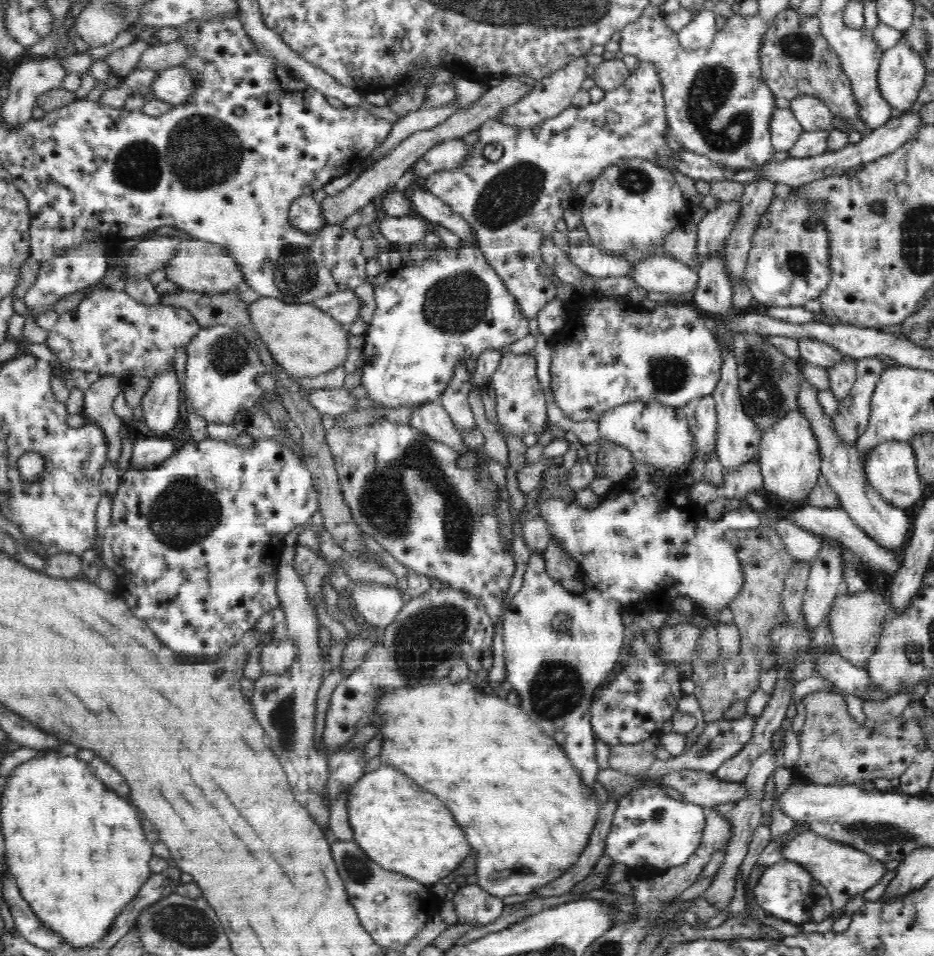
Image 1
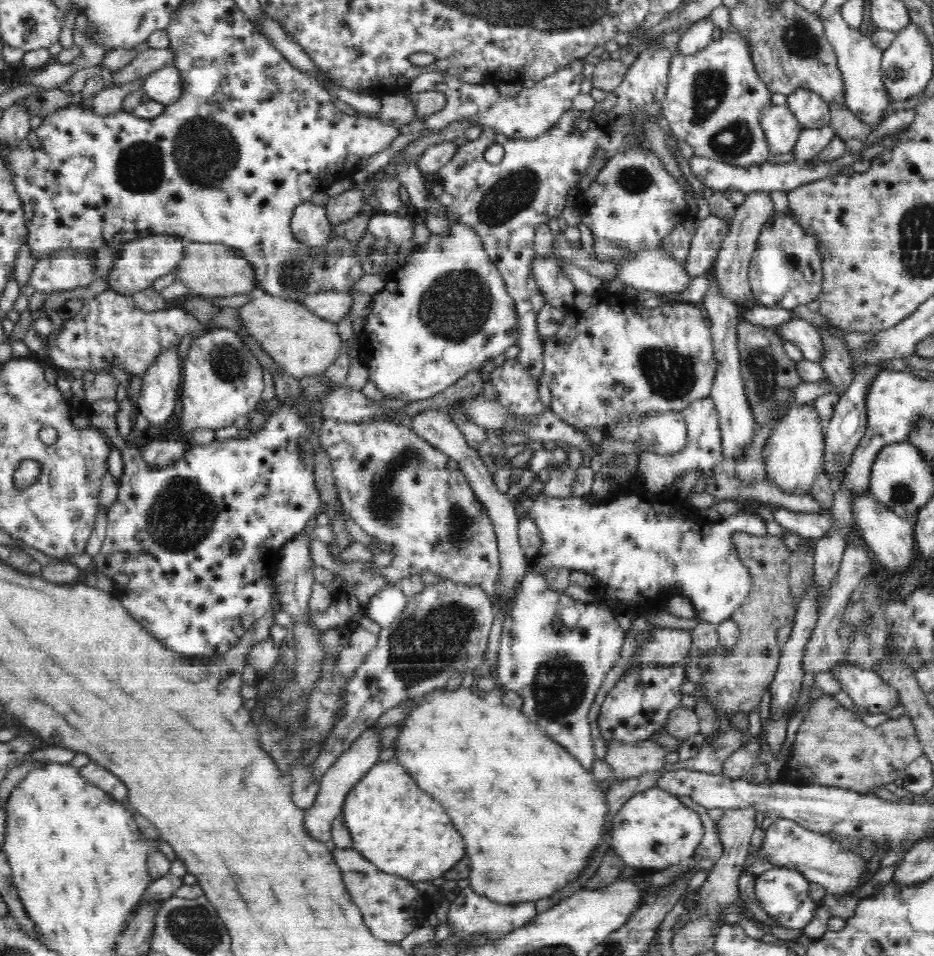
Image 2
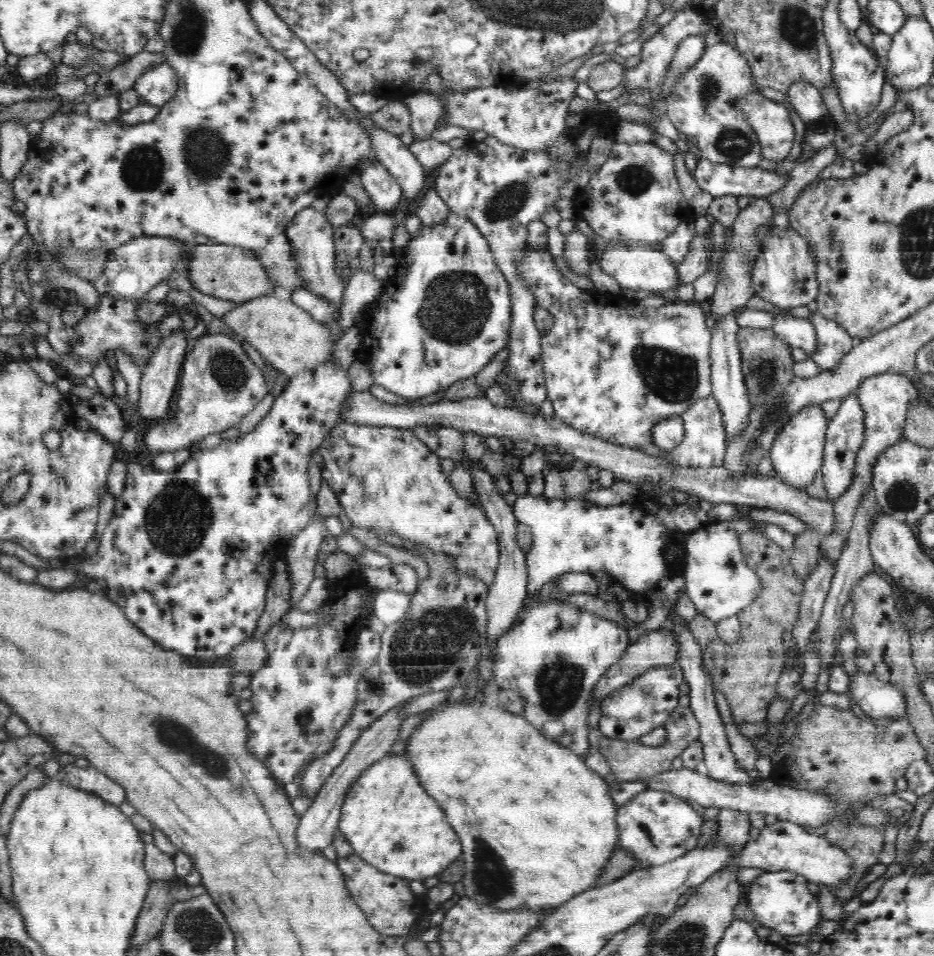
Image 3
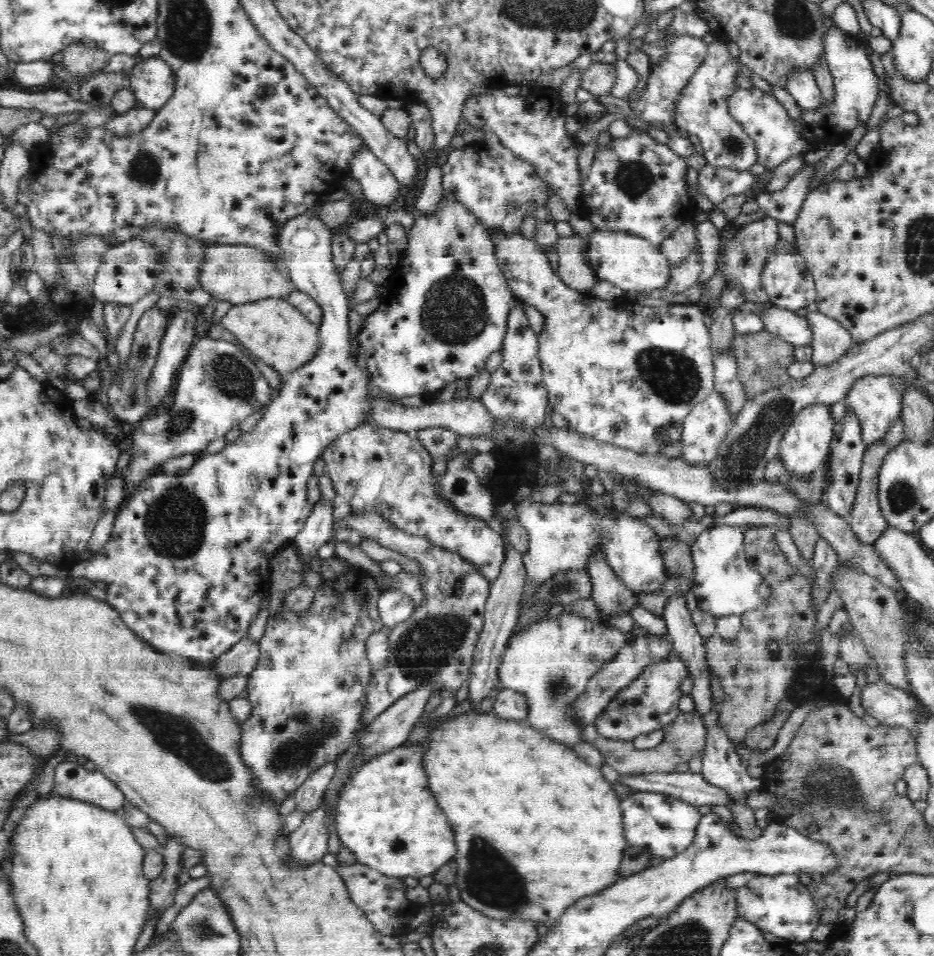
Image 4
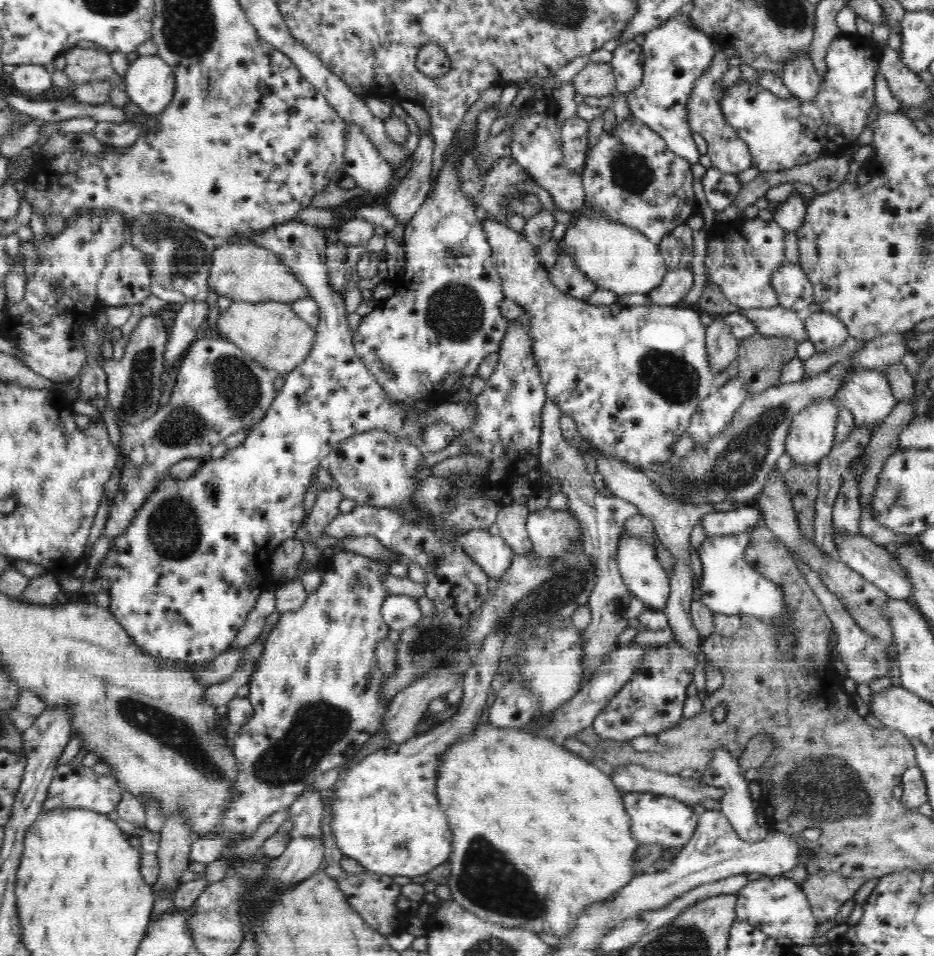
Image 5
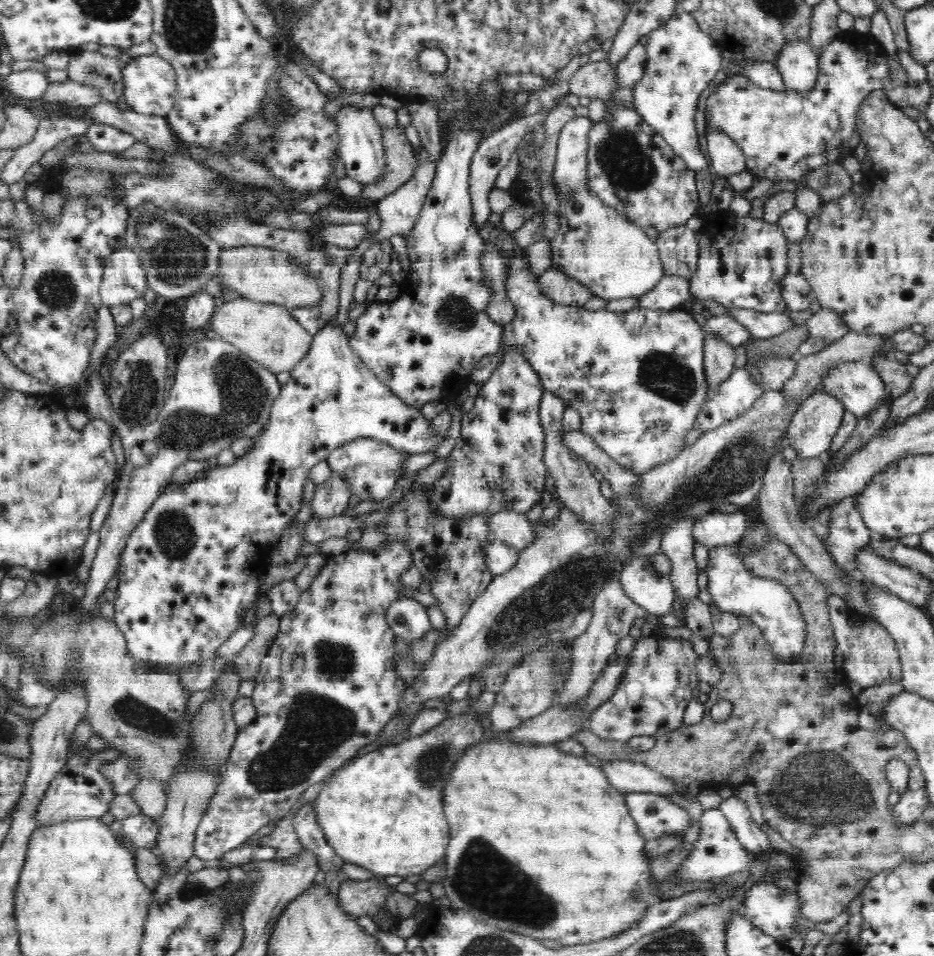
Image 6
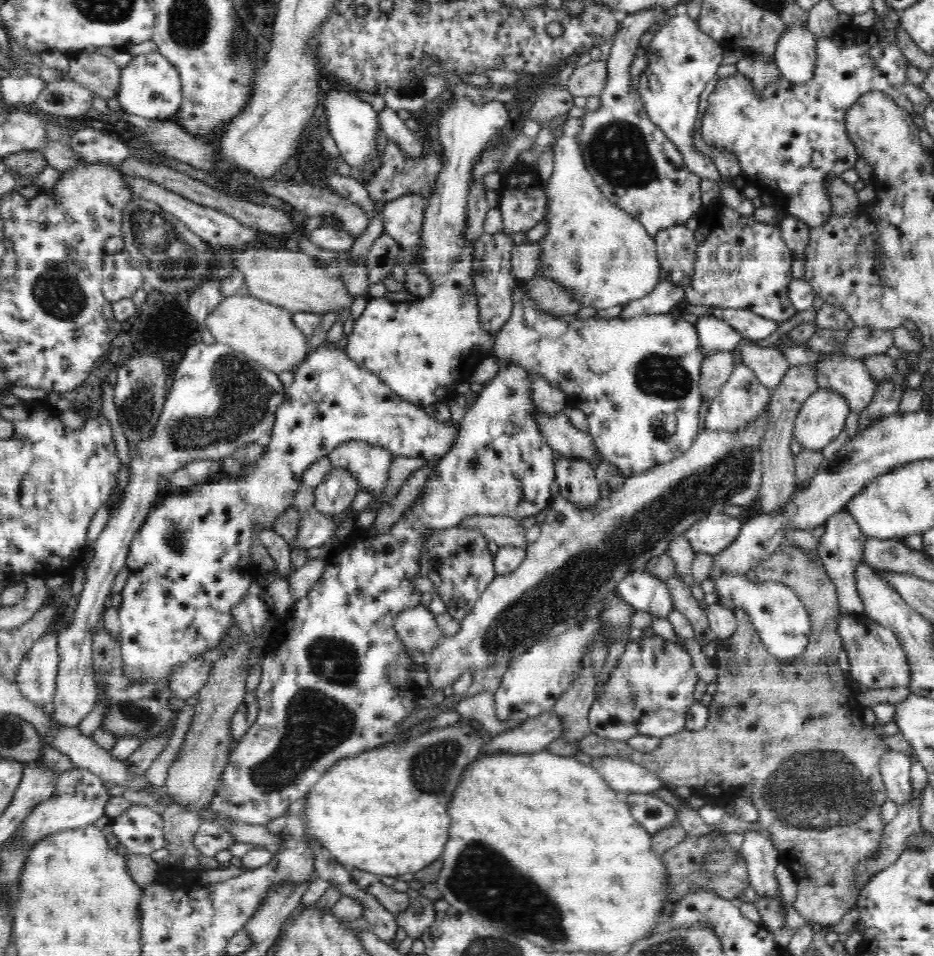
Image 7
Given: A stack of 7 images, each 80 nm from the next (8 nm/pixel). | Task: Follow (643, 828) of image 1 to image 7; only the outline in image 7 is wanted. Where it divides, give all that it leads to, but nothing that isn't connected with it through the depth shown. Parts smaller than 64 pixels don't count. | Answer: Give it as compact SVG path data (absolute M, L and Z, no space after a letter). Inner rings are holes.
M629 793L625 795L625 799L632 817L652 835L672 826L674 822L679 822L678 814L672 805L652 793Z

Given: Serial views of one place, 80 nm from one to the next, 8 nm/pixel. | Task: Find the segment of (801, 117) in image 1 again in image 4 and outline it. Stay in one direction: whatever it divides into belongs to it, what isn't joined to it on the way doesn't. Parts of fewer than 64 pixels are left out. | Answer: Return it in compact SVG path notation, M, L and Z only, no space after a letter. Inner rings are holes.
M794 70L788 78L787 90L796 100L800 109L817 110L822 102L815 74L812 74L810 70Z

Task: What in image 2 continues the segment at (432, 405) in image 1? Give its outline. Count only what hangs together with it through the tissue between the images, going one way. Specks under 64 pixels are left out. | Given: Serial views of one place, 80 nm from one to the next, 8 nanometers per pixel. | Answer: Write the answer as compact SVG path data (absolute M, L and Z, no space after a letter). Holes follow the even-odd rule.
M438 408L438 410L420 411L412 419L412 429L416 431L418 436L424 438L424 440L436 447L436 449L440 449L442 453L458 462L458 468L466 475L476 498L478 498L478 501L482 501L482 505L486 507L488 517L490 517L490 520L494 523L501 563L499 592L497 596L492 599L493 610L498 612L504 605L507 605L508 609L510 609L510 605L514 602L516 594L520 592L523 576L526 574L531 562L526 559L519 544L517 534L518 515L516 515L517 511L514 509L513 501L509 499L506 493L503 494L498 491L492 475L488 469L486 469L486 465L484 465L484 461L481 459L481 452L468 444L465 436L461 433L461 430L456 424L451 421L447 412L440 408Z

